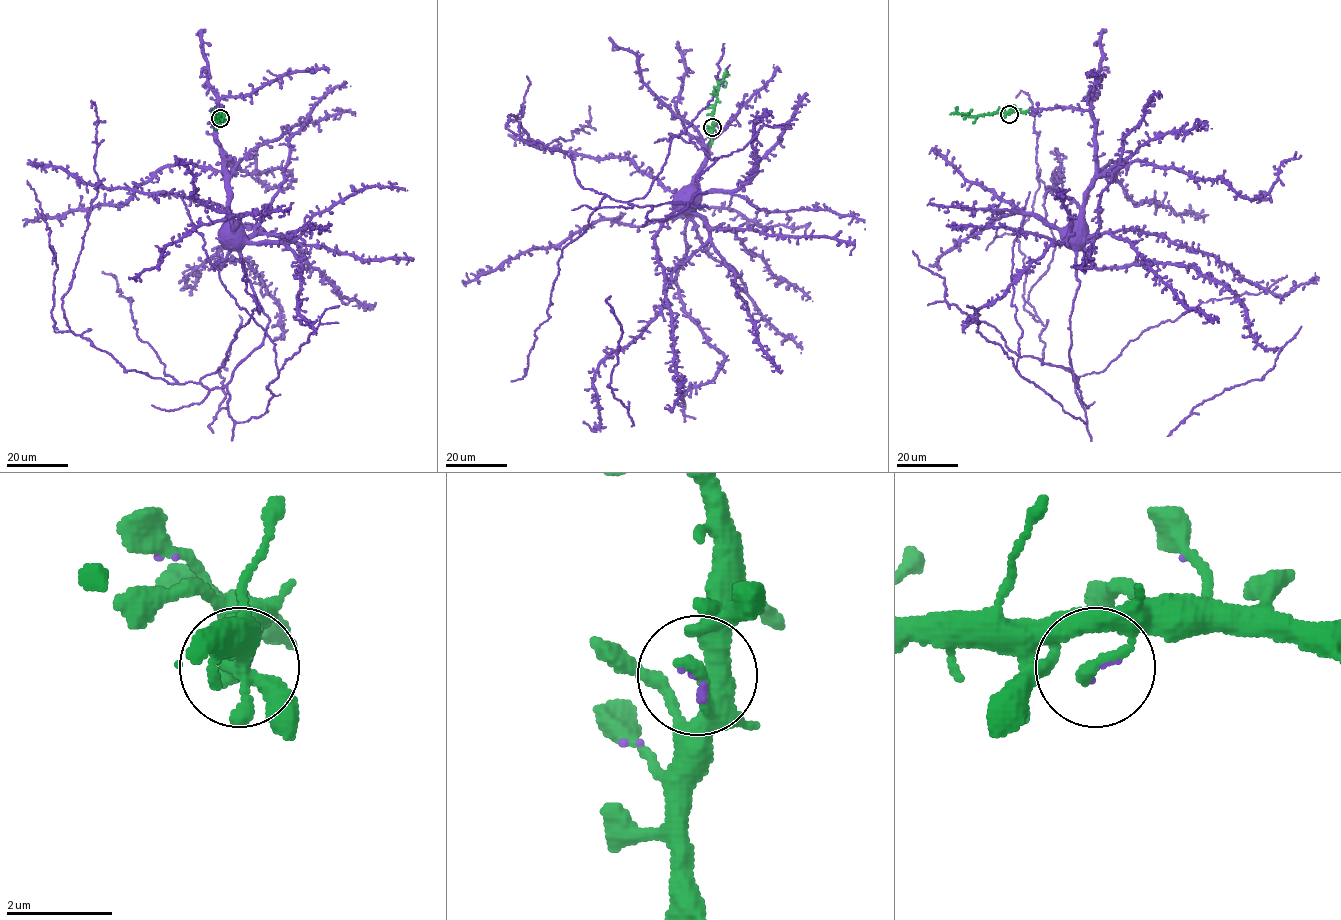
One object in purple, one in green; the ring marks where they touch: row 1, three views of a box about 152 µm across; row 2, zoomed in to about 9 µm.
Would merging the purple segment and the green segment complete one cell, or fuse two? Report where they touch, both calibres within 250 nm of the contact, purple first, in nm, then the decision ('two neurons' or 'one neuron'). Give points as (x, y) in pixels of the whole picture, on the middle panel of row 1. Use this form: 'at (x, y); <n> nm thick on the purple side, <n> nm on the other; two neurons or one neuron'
at (712, 127); 70 nm thick on the purple side, 260 nm on the other; one neuron

